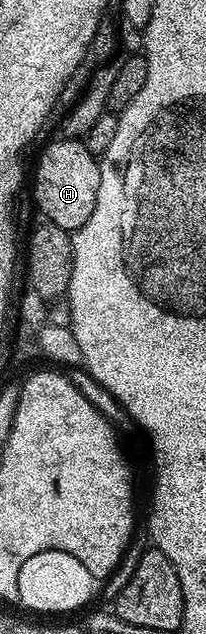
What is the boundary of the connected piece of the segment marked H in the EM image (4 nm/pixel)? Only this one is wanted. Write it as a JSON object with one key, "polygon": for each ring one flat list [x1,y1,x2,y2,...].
{"polygon":[[64,136,58,139,42,152,37,162,37,171,33,174,32,201,40,213,41,210,45,213,45,222,53,222,59,228,75,232,83,228,83,224,91,220,91,212,95,212,101,163,98,155,86,148,84,141]]}

